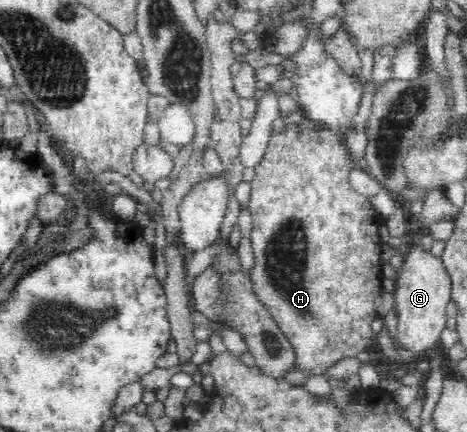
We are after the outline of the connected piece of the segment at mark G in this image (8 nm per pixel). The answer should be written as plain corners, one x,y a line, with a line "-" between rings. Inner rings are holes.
422,244
412,247
396,275
393,299
397,315
394,339
400,351
422,353
440,343
440,333
446,329
446,305
451,300
451,281
440,257
425,251

